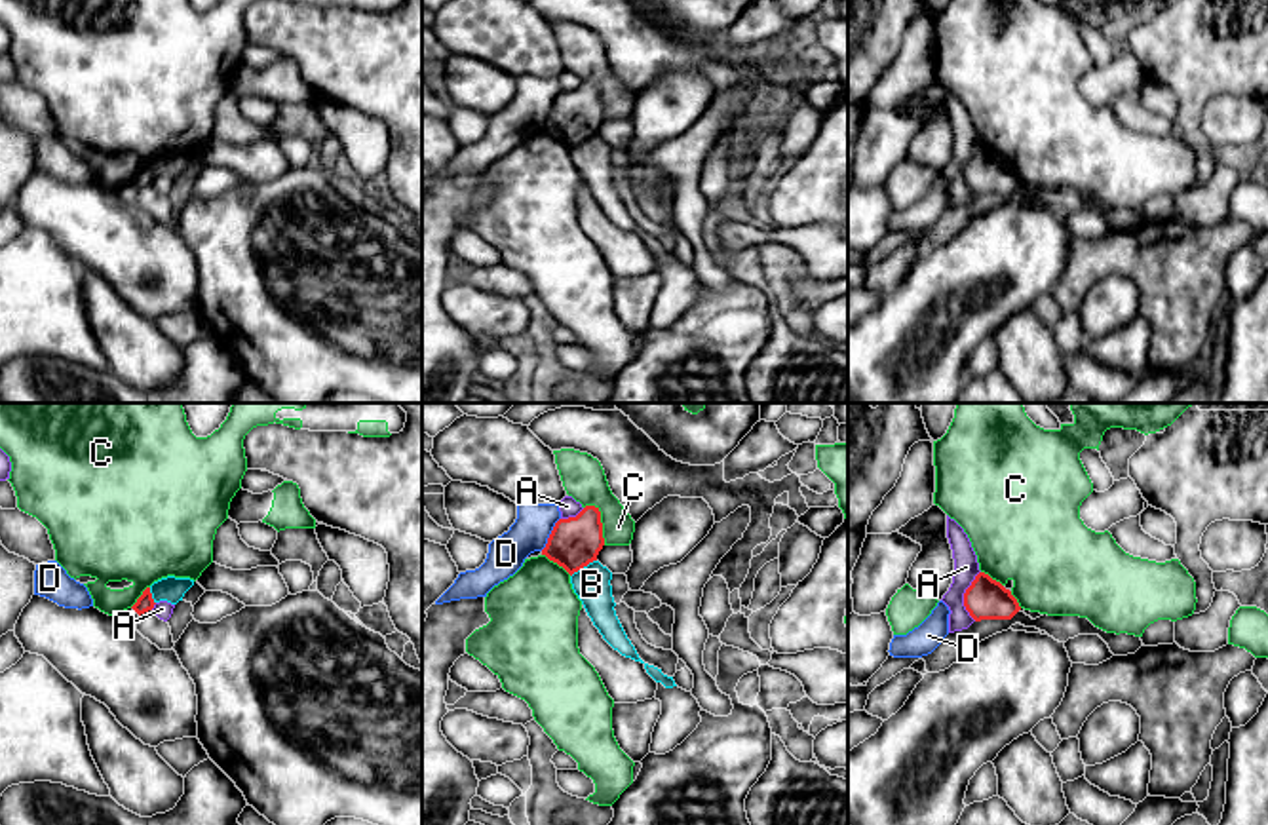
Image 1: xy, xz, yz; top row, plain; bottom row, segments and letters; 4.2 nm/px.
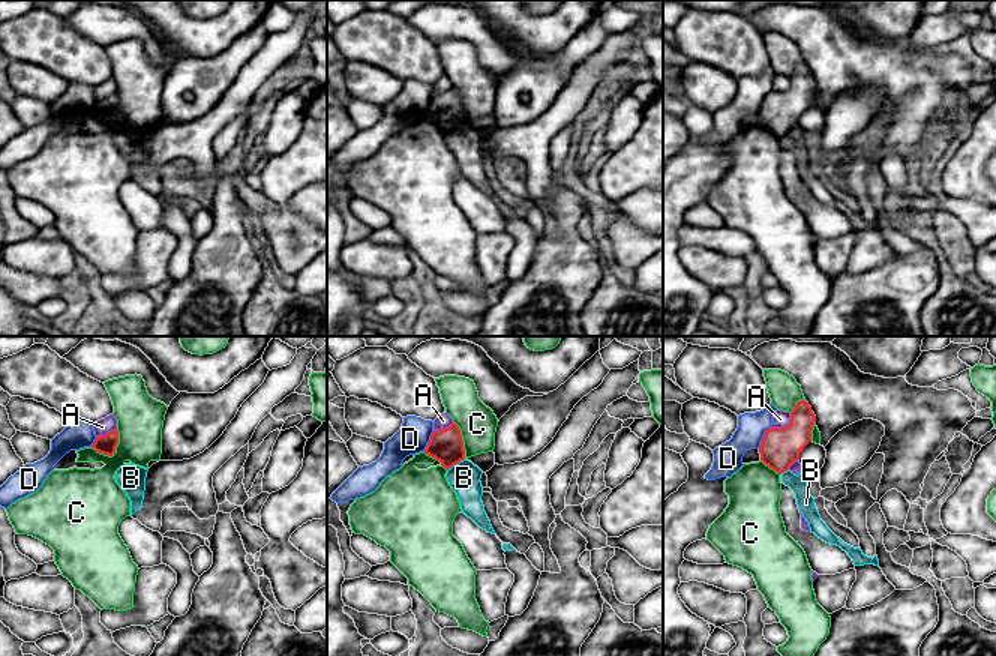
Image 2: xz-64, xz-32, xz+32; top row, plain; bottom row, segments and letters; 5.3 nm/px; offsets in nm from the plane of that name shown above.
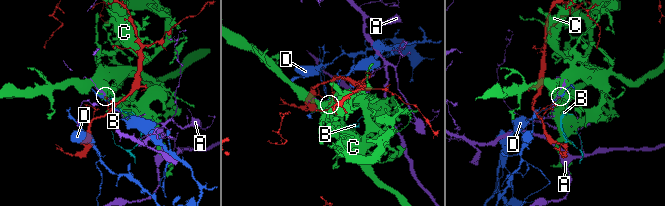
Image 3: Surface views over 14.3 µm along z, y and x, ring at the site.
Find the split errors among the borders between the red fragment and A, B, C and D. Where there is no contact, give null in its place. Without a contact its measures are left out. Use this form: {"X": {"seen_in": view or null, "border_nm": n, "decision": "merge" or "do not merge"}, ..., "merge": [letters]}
{"A": {"seen_in": "yz", "border_nm": 220, "decision": "do not merge"}, "B": {"seen_in": "xz", "border_nm": 130, "decision": "do not merge"}, "C": {"seen_in": "xz", "border_nm": 190, "decision": "do not merge"}, "D": {"seen_in": "xz", "border_nm": 170, "decision": "do not merge"}, "merge": []}

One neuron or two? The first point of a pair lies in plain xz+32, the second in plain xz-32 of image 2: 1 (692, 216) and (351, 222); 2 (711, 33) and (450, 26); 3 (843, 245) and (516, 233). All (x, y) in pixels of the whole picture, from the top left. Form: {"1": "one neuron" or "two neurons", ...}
{"1": "two neurons", "2": "two neurons", "3": "two neurons"}

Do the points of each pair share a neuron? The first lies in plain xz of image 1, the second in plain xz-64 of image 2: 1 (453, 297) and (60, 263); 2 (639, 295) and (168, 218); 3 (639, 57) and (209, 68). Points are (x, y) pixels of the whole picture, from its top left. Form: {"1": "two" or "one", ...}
{"1": "one", "2": "two", "3": "two"}

